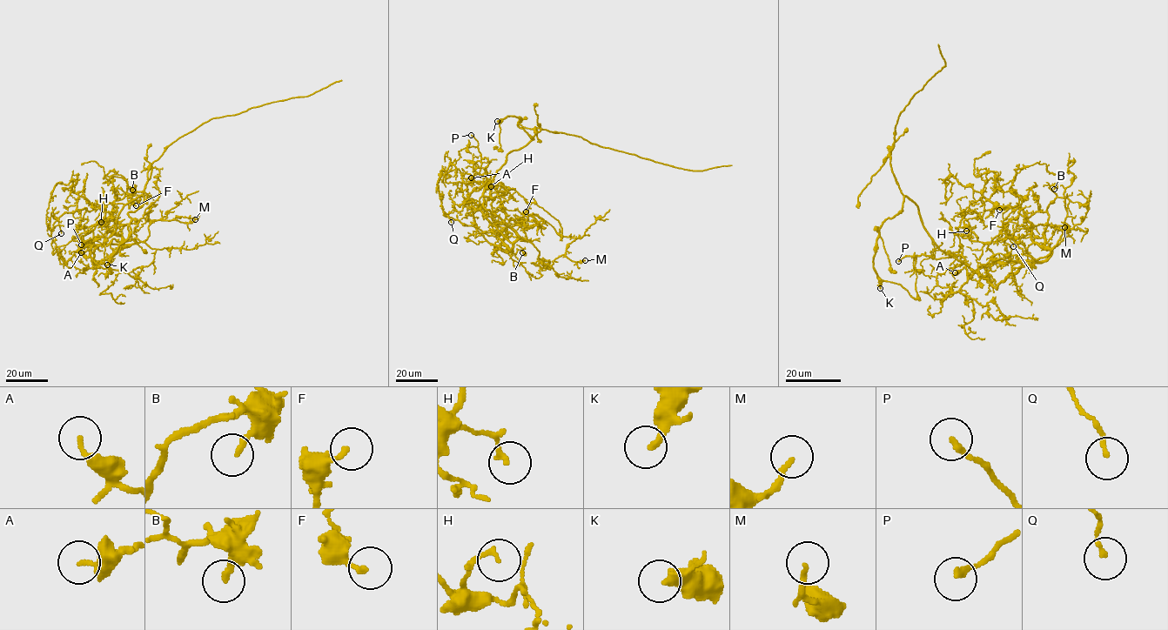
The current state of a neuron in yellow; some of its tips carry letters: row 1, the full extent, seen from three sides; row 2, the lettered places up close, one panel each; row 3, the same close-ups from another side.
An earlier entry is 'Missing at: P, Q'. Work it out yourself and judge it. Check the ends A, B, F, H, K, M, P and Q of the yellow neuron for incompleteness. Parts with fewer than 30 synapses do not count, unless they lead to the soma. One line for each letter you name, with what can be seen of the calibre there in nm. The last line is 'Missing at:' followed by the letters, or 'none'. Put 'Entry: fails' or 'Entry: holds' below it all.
K: Thickness 260 nm
P: Thickness 220 nm
Missing at: K, P
Entry: fails

